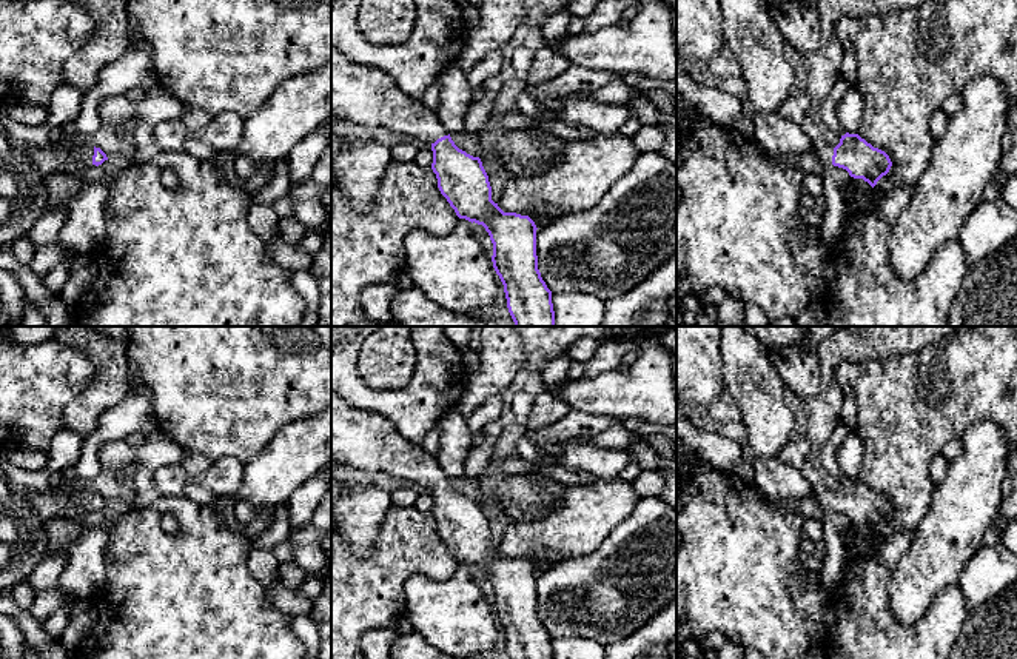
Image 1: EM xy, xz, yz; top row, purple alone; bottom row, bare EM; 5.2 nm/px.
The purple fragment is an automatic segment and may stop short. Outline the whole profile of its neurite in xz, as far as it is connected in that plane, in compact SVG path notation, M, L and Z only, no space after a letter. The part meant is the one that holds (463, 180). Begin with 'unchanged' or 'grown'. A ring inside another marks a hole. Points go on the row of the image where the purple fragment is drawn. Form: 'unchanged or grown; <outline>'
grown; M331 48L331 117L353 125L378 128L428 142L433 151L431 169L438 188L459 219L482 225L493 243L493 268L499 276L515 326L555 326L552 291L538 269L536 225L529 216L504 212L492 200L488 176L479 157L459 149L438 119L436 111L421 100L407 97L384 71L354 63L345 54Z

